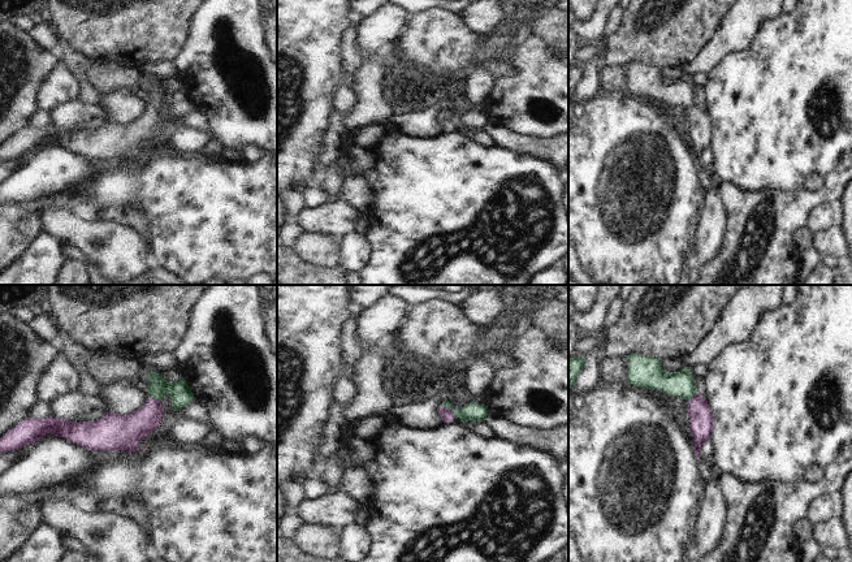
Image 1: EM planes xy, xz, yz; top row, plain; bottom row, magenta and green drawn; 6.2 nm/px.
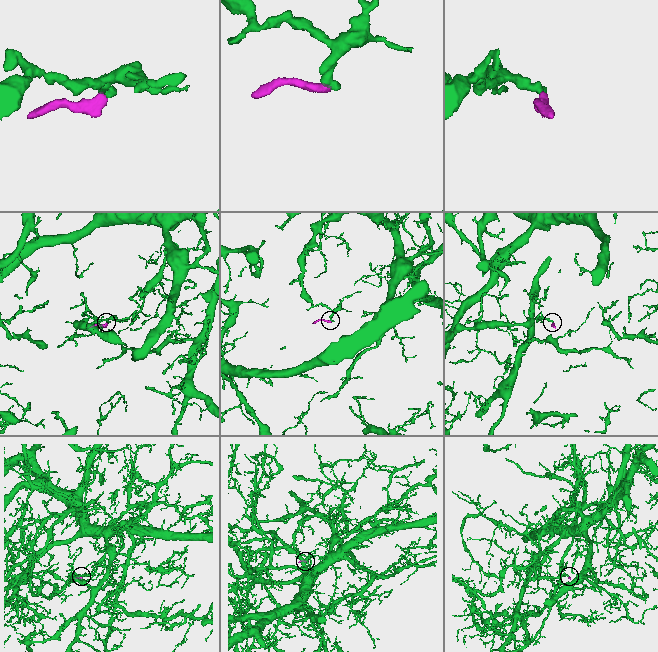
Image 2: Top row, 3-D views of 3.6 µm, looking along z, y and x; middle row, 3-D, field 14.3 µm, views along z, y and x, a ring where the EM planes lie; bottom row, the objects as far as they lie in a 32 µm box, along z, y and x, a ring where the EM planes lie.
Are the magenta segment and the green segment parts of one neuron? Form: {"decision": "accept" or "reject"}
{"decision": "accept"}

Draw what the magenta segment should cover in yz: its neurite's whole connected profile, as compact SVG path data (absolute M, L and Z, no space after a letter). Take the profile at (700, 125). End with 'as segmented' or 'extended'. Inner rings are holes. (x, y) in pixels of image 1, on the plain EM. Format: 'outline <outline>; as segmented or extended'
outline M630 62L626 66L631 94L661 99L669 104L682 104L689 111L687 117L689 137L695 148L695 163L700 167L702 151L710 146L713 139L713 122L708 108L697 103L691 78L683 75L669 83L661 74L662 68L657 65Z; extended

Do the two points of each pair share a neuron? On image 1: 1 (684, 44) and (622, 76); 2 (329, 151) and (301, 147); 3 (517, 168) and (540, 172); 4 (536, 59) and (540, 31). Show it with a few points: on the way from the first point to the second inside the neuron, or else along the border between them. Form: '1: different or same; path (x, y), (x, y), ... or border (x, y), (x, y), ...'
1: different; border (606, 61), (625, 65)
2: different; border (327, 120), (327, 133), (314, 180)
3: same; path (522, 171), (535, 171)
4: different; border (531, 35), (544, 39), (549, 44)

